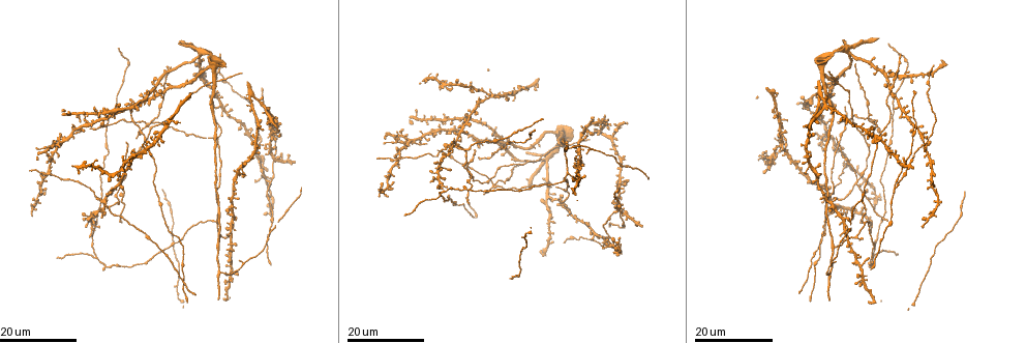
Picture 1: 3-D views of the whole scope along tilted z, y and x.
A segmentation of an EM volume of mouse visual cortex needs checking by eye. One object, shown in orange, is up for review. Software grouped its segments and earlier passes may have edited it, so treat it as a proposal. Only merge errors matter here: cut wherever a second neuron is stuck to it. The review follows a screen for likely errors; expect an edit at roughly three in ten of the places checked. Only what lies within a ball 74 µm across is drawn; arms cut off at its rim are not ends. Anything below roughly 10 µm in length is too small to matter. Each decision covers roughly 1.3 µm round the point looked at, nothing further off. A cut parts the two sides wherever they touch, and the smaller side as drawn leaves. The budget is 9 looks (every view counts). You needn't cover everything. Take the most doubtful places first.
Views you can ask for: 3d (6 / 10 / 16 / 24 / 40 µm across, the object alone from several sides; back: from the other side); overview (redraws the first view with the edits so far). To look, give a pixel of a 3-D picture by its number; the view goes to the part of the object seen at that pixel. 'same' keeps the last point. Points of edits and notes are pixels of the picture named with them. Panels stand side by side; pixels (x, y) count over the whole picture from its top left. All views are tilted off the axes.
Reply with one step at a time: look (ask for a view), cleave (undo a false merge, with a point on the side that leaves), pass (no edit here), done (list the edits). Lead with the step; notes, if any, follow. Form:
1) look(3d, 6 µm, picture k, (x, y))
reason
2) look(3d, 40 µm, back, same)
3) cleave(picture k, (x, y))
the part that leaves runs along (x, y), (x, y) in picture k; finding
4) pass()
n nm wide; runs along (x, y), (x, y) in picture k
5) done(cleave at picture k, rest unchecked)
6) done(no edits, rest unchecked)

look(3d, 24 µm, picture 1, (147, 123))
looks like a crossing

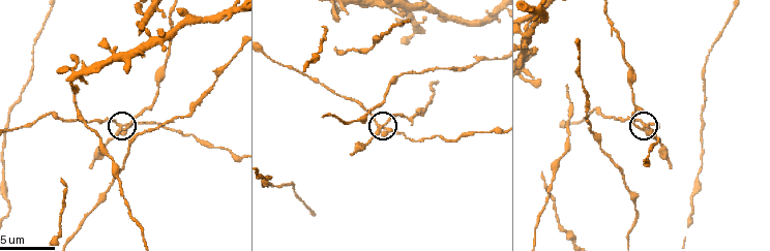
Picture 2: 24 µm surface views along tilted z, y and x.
look(3d, 6 µm, picture 2, (380, 126))

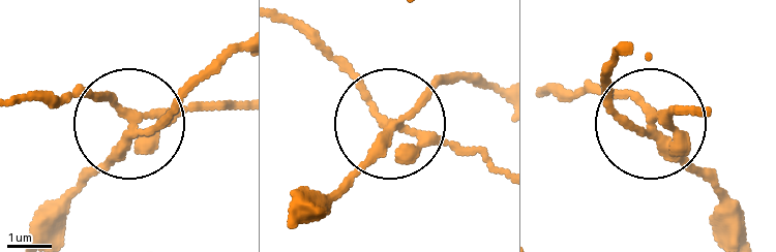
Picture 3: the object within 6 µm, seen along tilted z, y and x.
cleave(picture 3, (96, 168))
the part that leaves runs along (130, 134), (238, 51) in picture 3; two neurons meet here

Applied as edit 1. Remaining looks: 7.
look(3d, 24 µm, picture 1, (274, 163))
two arms in line, one across

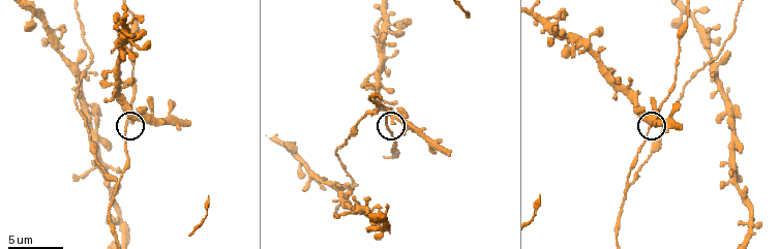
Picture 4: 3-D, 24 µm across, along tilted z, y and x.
look(3d, 10 µm, picture 4, (389, 127))

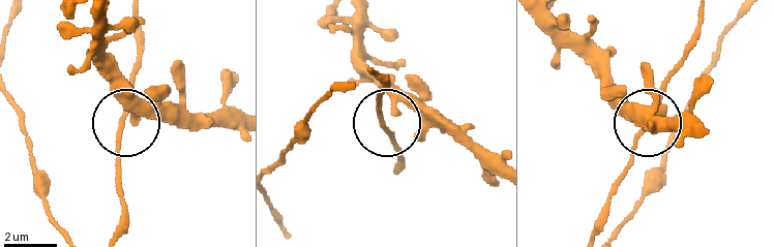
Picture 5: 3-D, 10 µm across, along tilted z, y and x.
pass()
runs along (114, 235), (123, 208), (118, 133), (137, 67) in picture 5; one neuron here

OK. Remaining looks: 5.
look(3d, 10 µm, picture 4, (121, 180))
branch point

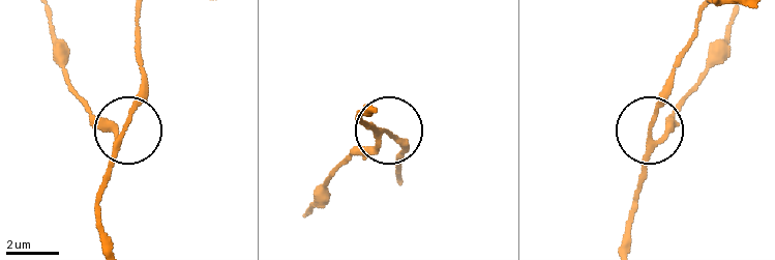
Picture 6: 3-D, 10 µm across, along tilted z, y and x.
look(3d, 10 µm, back, picture 6, (385, 133))

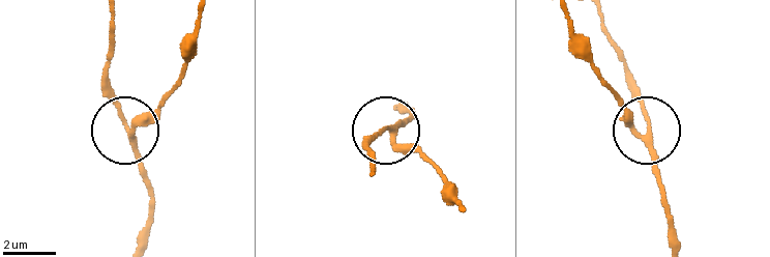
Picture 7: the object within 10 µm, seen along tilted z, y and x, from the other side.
pass()
side arm 26 µm; 3 arms; all the same neuron

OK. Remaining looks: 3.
look(3d, 24 µm, picture 1, (218, 246))
a fork

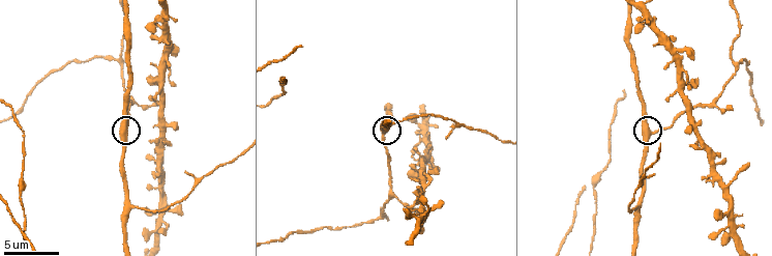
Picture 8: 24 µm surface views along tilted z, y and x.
look(3d, 6 µm, picture 8, (646, 134))
closer look

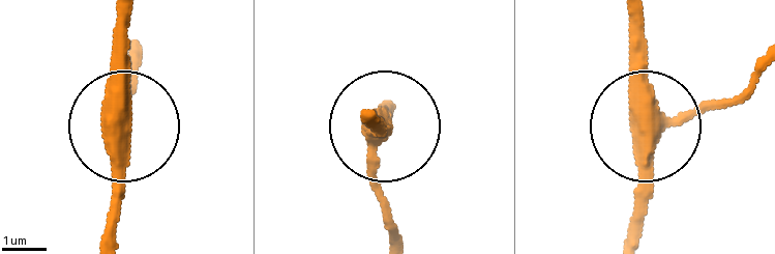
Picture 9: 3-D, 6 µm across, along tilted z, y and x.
pass()
410 nm wide; runs along (755, 78), (688, 118), (648, 118), (644, 13) in picture 9; all the same neuron

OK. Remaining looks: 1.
look(3d, 10 µm, picture 8, (20, 199))
three arms meet

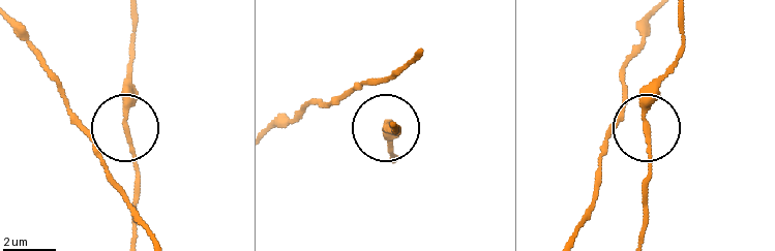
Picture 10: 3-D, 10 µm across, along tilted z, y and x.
pass()
3 arms; runs along (16, 34), (83, 122), (122, 125), (129, 68) in picture 10; continuous, no second neuron

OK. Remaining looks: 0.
done(cleave at picture 3, rest unchecked)

